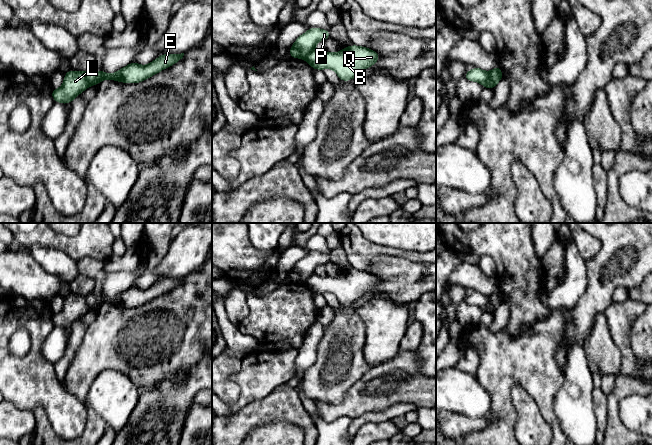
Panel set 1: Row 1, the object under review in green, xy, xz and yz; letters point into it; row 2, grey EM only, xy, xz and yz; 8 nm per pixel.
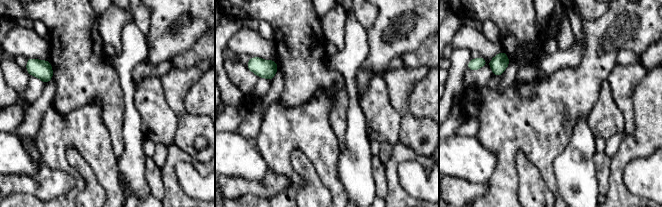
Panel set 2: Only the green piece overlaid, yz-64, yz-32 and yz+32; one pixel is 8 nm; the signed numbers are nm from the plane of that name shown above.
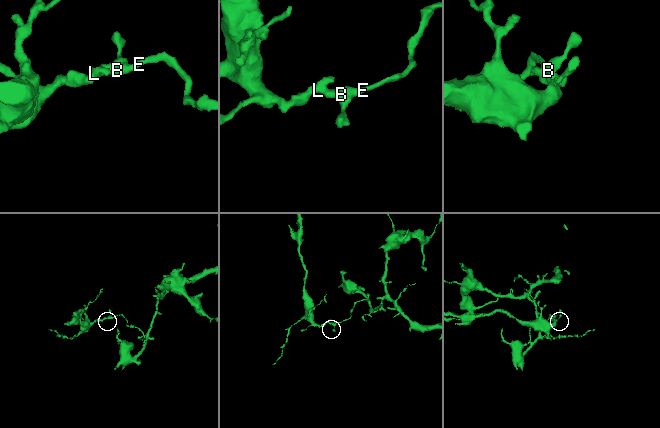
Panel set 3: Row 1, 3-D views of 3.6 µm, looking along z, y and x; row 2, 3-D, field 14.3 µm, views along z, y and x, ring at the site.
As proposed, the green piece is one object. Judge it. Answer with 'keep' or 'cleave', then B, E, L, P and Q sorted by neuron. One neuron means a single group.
cleave; B E Q / L P

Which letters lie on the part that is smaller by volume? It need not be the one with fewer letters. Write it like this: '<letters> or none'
L, P

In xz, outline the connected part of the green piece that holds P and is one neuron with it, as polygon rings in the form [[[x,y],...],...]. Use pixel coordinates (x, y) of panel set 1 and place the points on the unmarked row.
[[[309,252],[307,256],[296,263],[295,267],[289,274],[289,278],[292,282],[306,283],[318,265],[323,265],[329,261],[329,254]]]

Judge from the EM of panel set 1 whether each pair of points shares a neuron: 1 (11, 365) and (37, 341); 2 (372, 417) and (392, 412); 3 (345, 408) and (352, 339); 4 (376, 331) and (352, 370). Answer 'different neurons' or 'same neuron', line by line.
1: same neuron
2: same neuron
3: different neurons
4: different neurons

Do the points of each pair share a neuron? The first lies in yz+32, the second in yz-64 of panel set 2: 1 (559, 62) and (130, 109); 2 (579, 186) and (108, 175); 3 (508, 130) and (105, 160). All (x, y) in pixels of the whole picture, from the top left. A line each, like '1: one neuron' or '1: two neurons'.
1: one neuron
2: two neurons
3: one neuron

